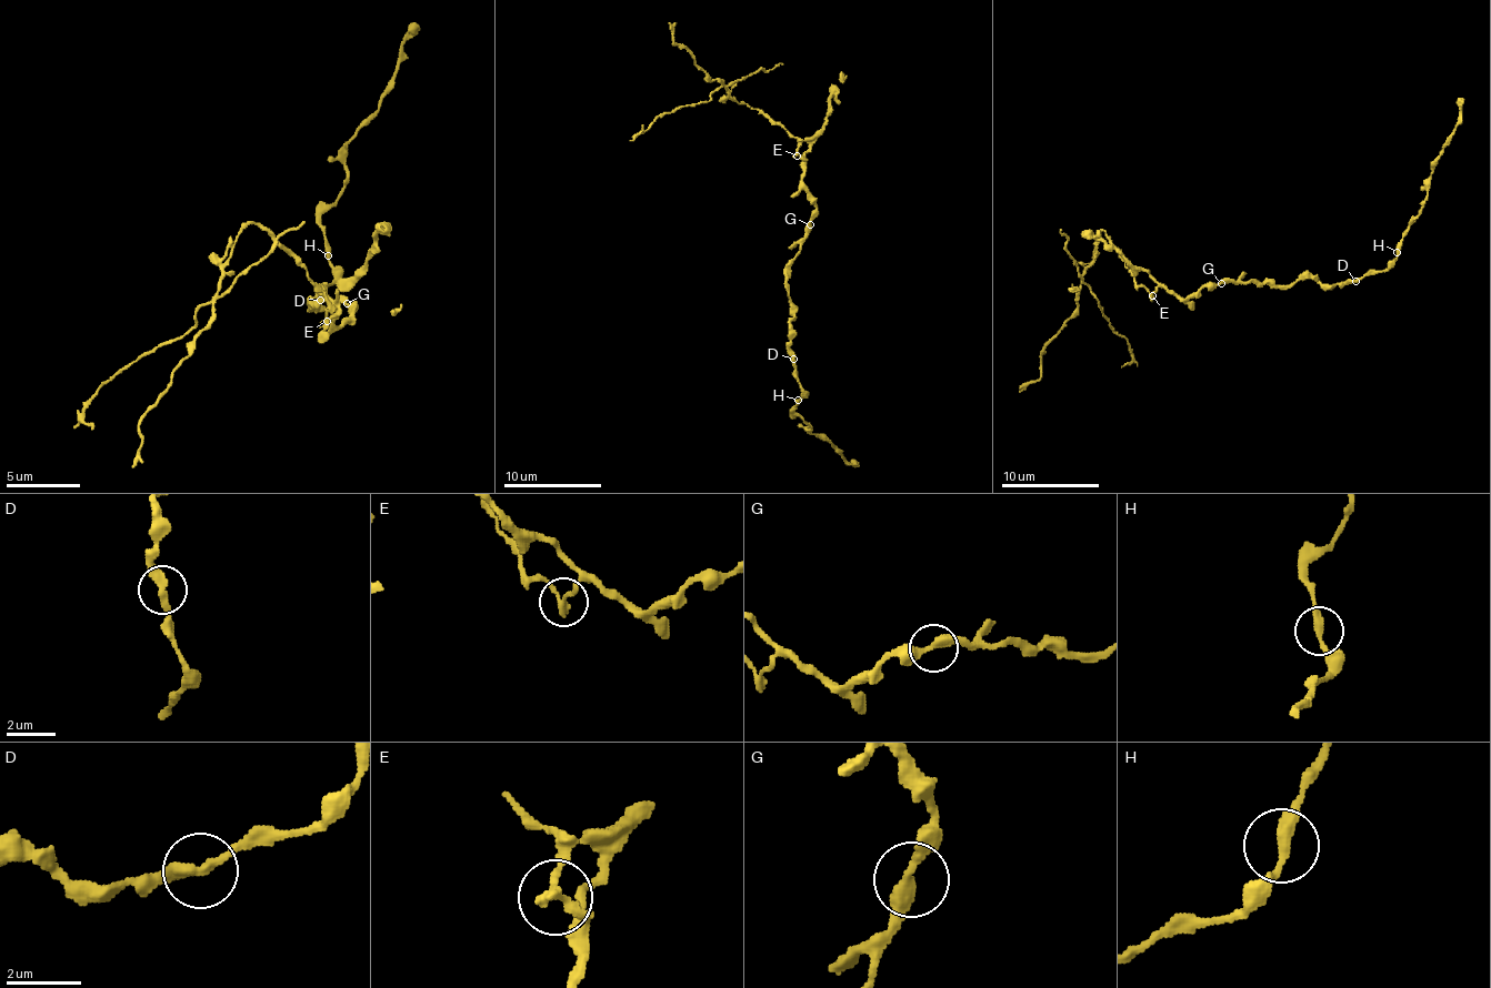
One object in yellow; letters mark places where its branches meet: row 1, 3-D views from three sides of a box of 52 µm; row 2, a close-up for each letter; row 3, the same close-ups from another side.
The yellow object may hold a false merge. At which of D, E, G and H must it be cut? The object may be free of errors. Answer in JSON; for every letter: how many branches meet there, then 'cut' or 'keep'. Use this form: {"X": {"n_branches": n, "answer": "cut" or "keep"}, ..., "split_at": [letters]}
{"D": {"n_branches": 2, "answer": "keep"}, "E": {"n_branches": 2, "answer": "cut"}, "G": {"n_branches": 2, "answer": "keep"}, "H": {"n_branches": 2, "answer": "keep"}, "split_at": ["E"]}

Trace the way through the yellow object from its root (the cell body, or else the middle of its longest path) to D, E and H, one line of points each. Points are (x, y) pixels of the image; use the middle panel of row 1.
D: (808, 222), (800, 253), (788, 271), (793, 359)
E: (808, 222), (814, 204), (802, 182), (806, 160), (798, 155)
H: (808, 222), (800, 253), (788, 271), (790, 361), (802, 391), (798, 400)

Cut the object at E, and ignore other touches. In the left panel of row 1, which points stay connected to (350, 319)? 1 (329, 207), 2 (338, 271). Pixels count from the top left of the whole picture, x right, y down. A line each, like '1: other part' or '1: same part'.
1: same part
2: same part

